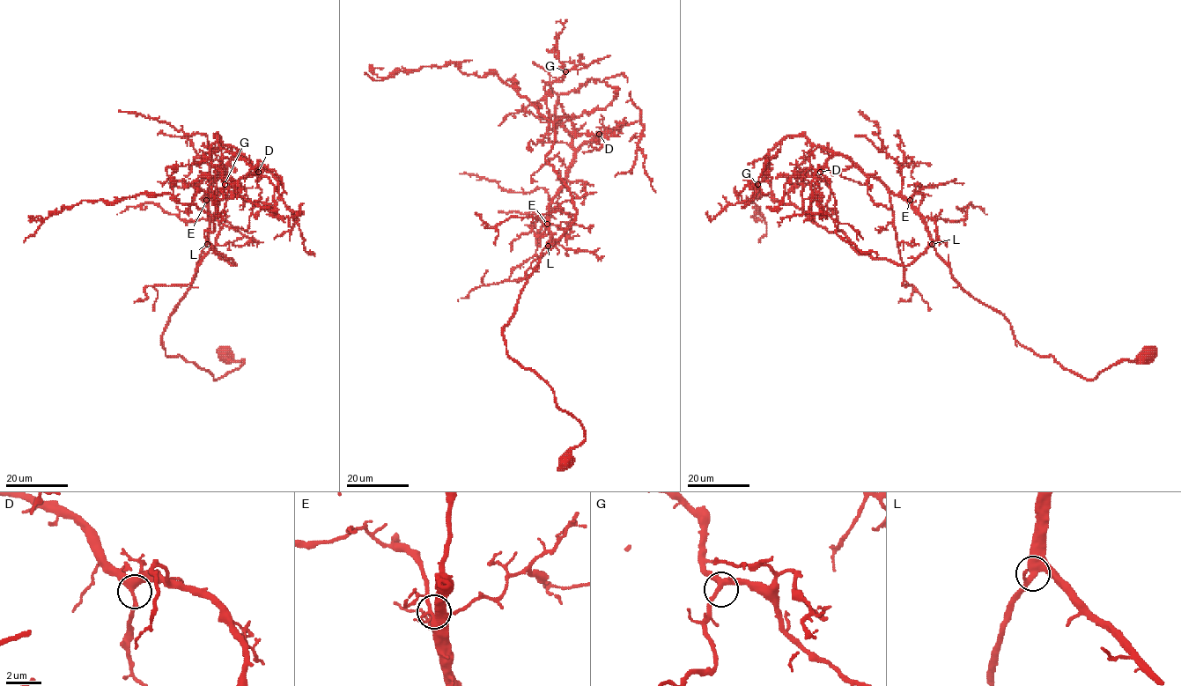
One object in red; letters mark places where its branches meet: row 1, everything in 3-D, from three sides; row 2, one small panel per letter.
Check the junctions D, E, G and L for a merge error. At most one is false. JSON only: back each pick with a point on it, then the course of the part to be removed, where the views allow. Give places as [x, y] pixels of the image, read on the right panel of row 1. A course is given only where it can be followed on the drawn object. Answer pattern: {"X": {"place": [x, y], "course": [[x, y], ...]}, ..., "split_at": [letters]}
{"split_at": []}

